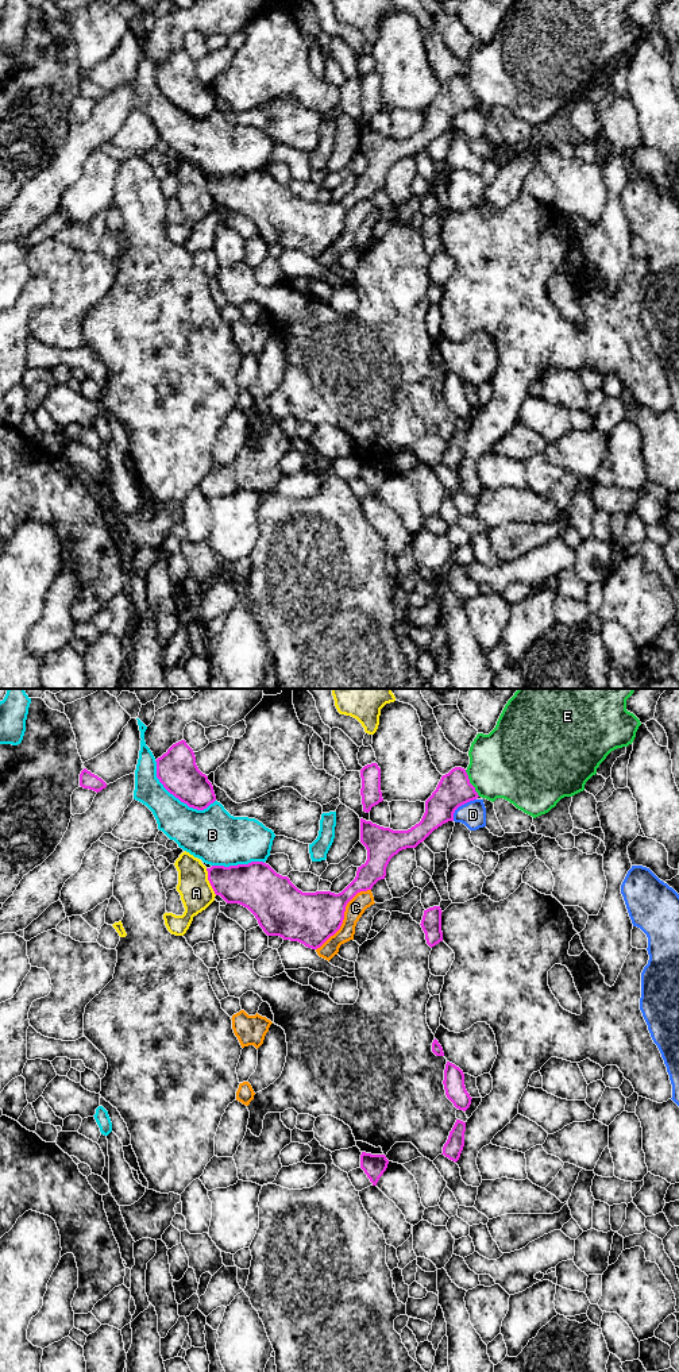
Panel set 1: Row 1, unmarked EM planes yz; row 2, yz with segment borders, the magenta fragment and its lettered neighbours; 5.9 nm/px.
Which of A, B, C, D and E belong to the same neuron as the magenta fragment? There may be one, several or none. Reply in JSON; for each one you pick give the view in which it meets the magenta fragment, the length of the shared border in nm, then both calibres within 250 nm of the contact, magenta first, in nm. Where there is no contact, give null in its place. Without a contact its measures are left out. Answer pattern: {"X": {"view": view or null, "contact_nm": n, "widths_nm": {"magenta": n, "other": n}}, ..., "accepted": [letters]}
{"C": {"view": "yz", "contact_nm": 480, "widths_nm": {"magenta": 320, "other": 110}}, "accepted": ["C"]}

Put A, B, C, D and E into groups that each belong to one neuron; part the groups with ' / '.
A / B / C / D / E

